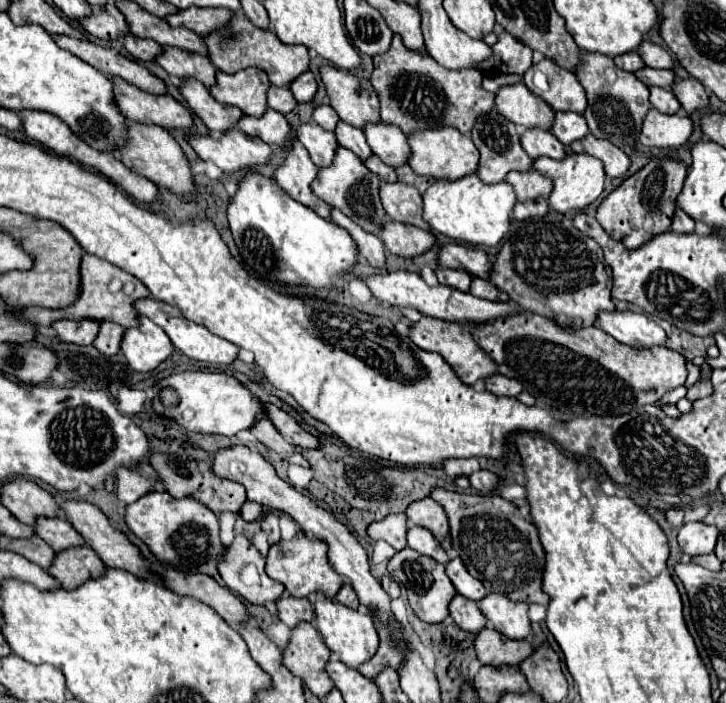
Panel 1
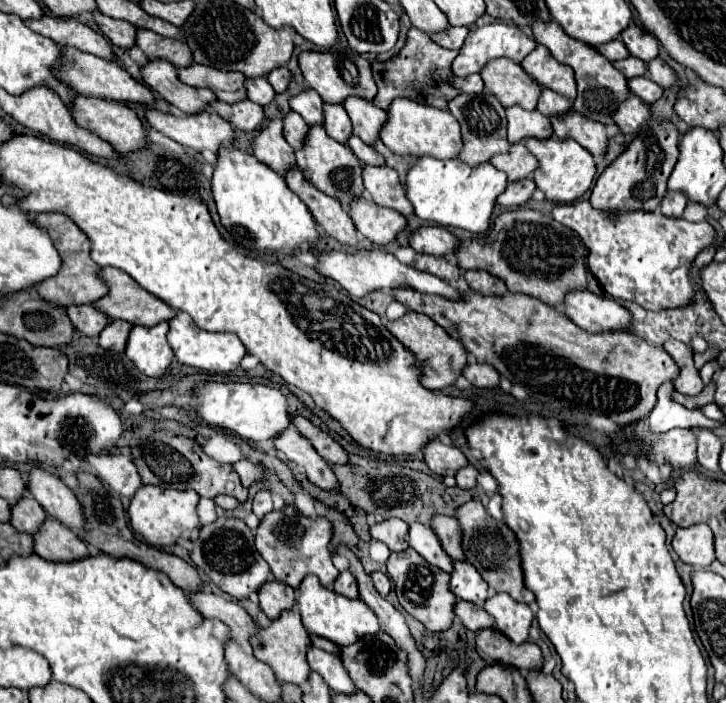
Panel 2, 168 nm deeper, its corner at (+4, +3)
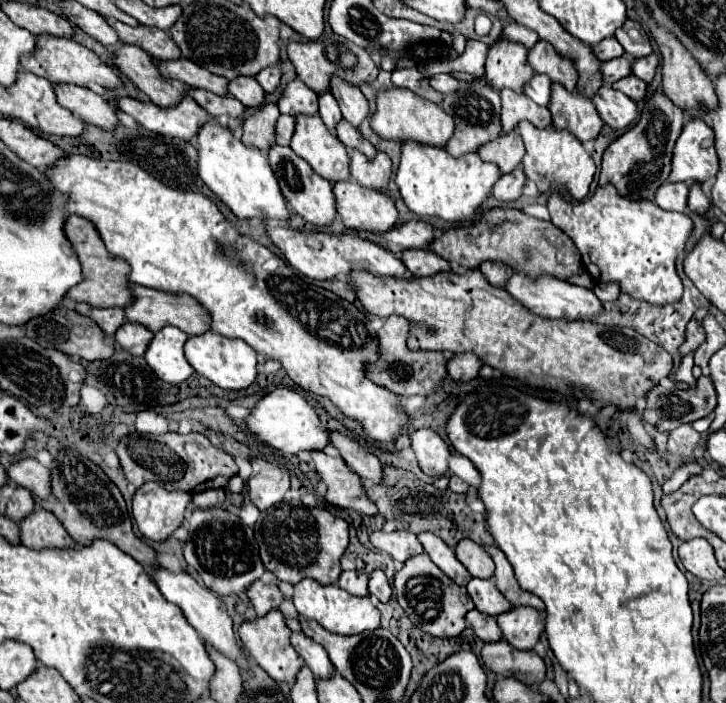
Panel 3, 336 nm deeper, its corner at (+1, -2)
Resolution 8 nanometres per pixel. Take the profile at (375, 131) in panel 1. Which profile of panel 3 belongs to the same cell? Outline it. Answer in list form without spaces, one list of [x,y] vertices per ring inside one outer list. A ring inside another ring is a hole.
[[[331,77],[329,83],[329,91],[337,99],[343,119],[347,119],[353,127],[359,127],[361,121],[369,115],[369,103],[365,95],[359,91],[359,87],[349,85],[341,77]]]

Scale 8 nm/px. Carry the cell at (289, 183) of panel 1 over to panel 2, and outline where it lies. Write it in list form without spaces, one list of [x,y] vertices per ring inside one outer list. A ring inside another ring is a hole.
[[[272,120],[260,130],[254,138],[254,156],[282,176],[296,166],[294,148],[282,136],[282,120]]]

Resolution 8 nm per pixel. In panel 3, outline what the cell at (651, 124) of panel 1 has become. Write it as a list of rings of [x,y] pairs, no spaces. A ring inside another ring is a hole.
[[[603,85],[595,93],[593,101],[595,101],[597,113],[613,129],[627,129],[637,119],[637,105],[627,95],[623,95],[621,91],[615,91],[609,85]]]

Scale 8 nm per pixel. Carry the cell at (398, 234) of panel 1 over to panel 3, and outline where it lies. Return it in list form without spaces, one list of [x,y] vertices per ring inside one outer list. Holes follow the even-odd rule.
[[[355,181],[333,183],[337,213],[351,231],[385,233],[397,221],[397,209],[391,197],[357,185]]]

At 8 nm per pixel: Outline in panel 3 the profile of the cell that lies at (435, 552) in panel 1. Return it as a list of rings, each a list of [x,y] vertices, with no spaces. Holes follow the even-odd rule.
[[[421,533],[421,535],[417,535],[417,537],[419,537],[425,553],[431,557],[431,561],[433,561],[441,571],[445,571],[449,579],[453,579],[457,585],[463,585],[463,587],[471,581],[469,571],[457,561],[453,549],[447,547],[447,545],[443,543],[443,539],[439,539],[439,537],[433,535],[433,533]]]

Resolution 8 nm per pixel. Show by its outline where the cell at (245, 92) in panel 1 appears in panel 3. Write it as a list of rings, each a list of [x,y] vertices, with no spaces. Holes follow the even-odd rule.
[[[179,57],[179,59],[169,59],[169,61],[157,61],[155,65],[163,77],[183,81],[189,87],[201,87],[207,91],[213,91],[217,95],[227,95],[227,79],[209,73],[207,69],[195,65],[193,61]]]

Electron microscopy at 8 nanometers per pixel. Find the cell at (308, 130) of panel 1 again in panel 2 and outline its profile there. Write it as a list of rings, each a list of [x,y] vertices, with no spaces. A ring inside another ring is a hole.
[[[288,112],[288,116],[284,118],[284,138],[288,140],[288,144],[294,150],[300,150],[304,146],[306,136],[308,136],[308,128],[310,126],[296,112]]]

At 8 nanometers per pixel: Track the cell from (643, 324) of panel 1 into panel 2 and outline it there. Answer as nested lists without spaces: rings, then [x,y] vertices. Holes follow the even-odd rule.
[[[574,290],[566,294],[566,304],[560,310],[588,332],[630,332],[630,310],[626,310],[612,298],[596,296],[588,290]]]

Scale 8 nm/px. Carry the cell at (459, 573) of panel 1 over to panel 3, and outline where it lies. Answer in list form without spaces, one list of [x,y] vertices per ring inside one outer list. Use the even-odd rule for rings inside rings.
[[[471,579],[467,583],[467,591],[481,613],[489,613],[497,617],[513,609],[513,605],[499,593],[499,589],[489,579]]]

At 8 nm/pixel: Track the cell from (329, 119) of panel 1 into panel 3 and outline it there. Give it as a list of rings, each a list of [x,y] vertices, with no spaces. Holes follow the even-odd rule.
[[[293,79],[285,85],[281,99],[277,101],[279,111],[287,115],[315,115],[317,113],[317,93],[309,89],[301,79]]]

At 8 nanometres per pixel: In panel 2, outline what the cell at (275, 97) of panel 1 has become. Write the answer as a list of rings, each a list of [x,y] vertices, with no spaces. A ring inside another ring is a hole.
[[[248,78],[246,88],[248,88],[248,98],[260,106],[270,104],[276,96],[274,88],[270,88],[270,82],[266,78]]]

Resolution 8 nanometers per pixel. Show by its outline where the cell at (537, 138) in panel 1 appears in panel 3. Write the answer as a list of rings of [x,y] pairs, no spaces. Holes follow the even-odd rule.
[[[503,89],[501,101],[503,101],[501,103],[501,125],[503,125],[505,133],[509,133],[513,127],[517,127],[517,123],[523,119],[531,121],[533,125],[537,125],[541,129],[551,125],[549,109],[529,101],[529,97],[525,97],[523,93],[513,93],[511,89]]]

